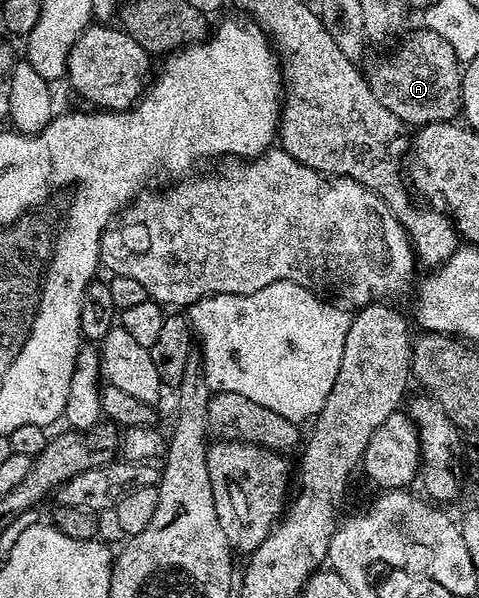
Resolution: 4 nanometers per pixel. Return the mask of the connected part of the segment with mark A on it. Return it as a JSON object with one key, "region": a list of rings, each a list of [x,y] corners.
{"region":[[[419,28],[403,39],[404,47],[388,54],[372,71],[367,71],[368,86],[409,127],[419,128],[435,122],[453,121],[461,113],[459,56],[438,36],[438,32]]]}

